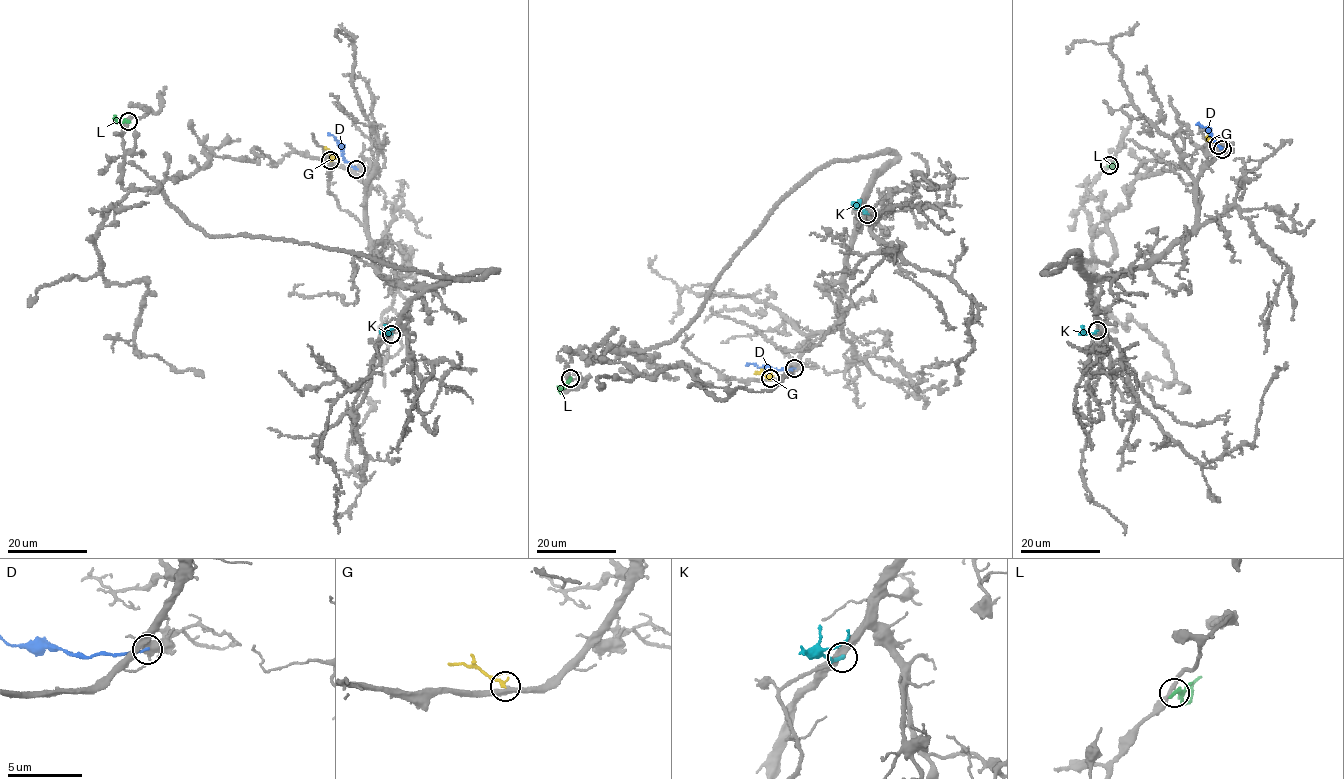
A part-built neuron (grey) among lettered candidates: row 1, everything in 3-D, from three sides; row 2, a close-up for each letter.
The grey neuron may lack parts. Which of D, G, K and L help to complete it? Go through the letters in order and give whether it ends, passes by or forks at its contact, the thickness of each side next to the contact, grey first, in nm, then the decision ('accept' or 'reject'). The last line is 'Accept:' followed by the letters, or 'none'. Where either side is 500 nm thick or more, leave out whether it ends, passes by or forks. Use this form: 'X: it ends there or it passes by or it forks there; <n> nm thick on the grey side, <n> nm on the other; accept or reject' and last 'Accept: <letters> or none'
D: it ends there; 400 nm thick on the grey side, 200 nm on the other; reject
G: it ends there; 280 nm thick on the grey side, 220 nm on the other; accept
K: it ends there; 360 nm thick on the grey side, 200 nm on the other; accept
L: it ends there; 280 nm thick on the grey side, 320 nm on the other; reject
Accept: G, K

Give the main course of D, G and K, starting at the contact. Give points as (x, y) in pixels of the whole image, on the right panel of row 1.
D: (1222, 149), (1206, 128), (1197, 124)
G: (1218, 145), (1205, 136)
K: (1097, 330), (1086, 333), (1081, 326)

